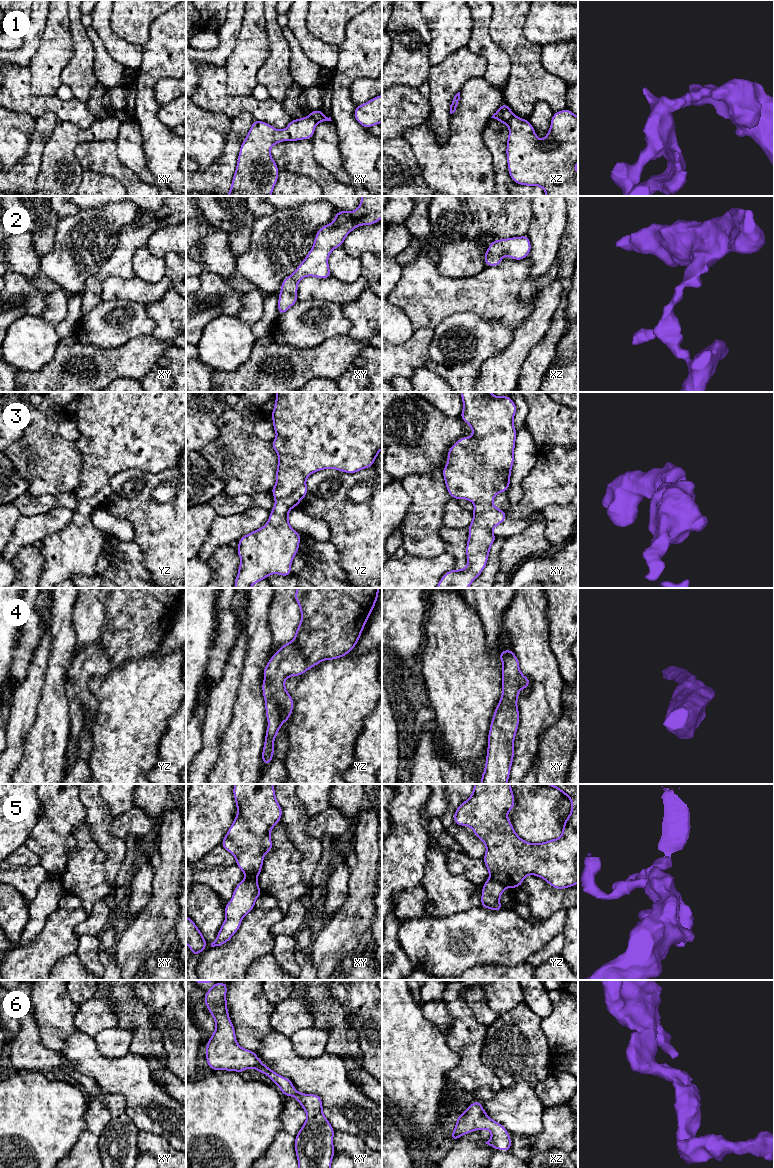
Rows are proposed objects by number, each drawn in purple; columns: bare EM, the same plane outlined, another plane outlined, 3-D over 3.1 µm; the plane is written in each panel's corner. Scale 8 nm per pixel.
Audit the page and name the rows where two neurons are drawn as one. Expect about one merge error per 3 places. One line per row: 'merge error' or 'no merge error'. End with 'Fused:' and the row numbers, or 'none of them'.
1: merge error
2: no merge error
3: no merge error
4: no merge error
5: merge error
6: no merge error
Fused: 1, 5

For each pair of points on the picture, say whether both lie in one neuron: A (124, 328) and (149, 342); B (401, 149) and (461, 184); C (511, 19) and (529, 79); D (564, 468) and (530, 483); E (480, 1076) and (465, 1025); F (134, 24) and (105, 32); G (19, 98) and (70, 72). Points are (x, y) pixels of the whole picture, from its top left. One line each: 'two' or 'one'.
A: two
B: two
C: one
D: one
E: one
F: two
G: two

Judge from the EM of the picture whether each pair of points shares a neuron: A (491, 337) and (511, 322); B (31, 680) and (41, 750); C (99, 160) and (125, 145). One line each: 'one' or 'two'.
A: two
B: two
C: two

